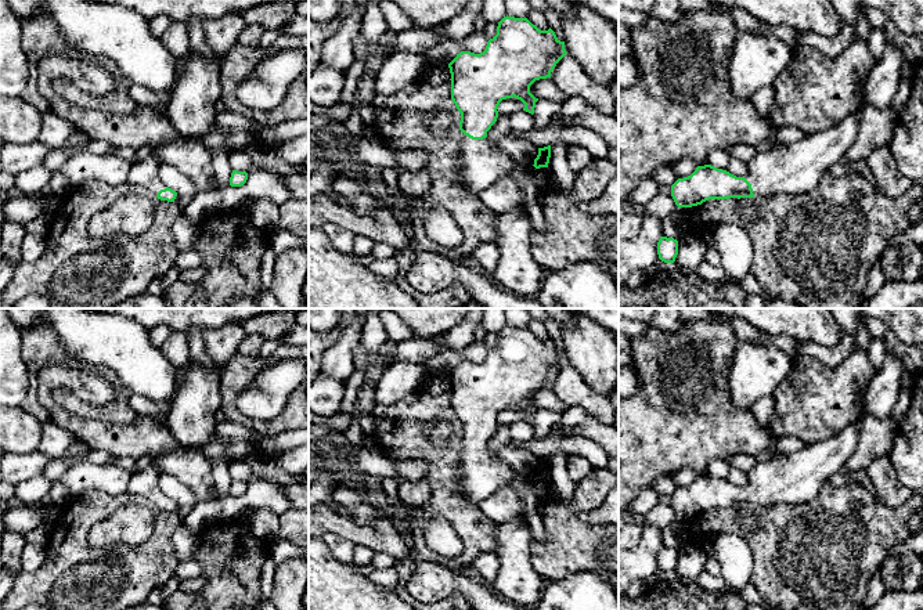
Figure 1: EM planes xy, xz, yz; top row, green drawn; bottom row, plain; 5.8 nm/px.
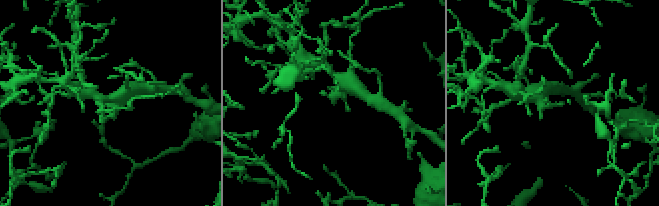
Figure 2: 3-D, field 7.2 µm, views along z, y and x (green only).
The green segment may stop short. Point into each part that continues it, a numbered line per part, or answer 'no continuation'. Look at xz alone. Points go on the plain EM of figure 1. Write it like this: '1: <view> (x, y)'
1: xz (483, 472)

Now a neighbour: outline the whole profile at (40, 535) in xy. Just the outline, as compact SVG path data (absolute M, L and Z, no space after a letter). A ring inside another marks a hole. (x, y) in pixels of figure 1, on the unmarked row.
M37 527L24 534L26 544L47 546L51 538L50 527Z

